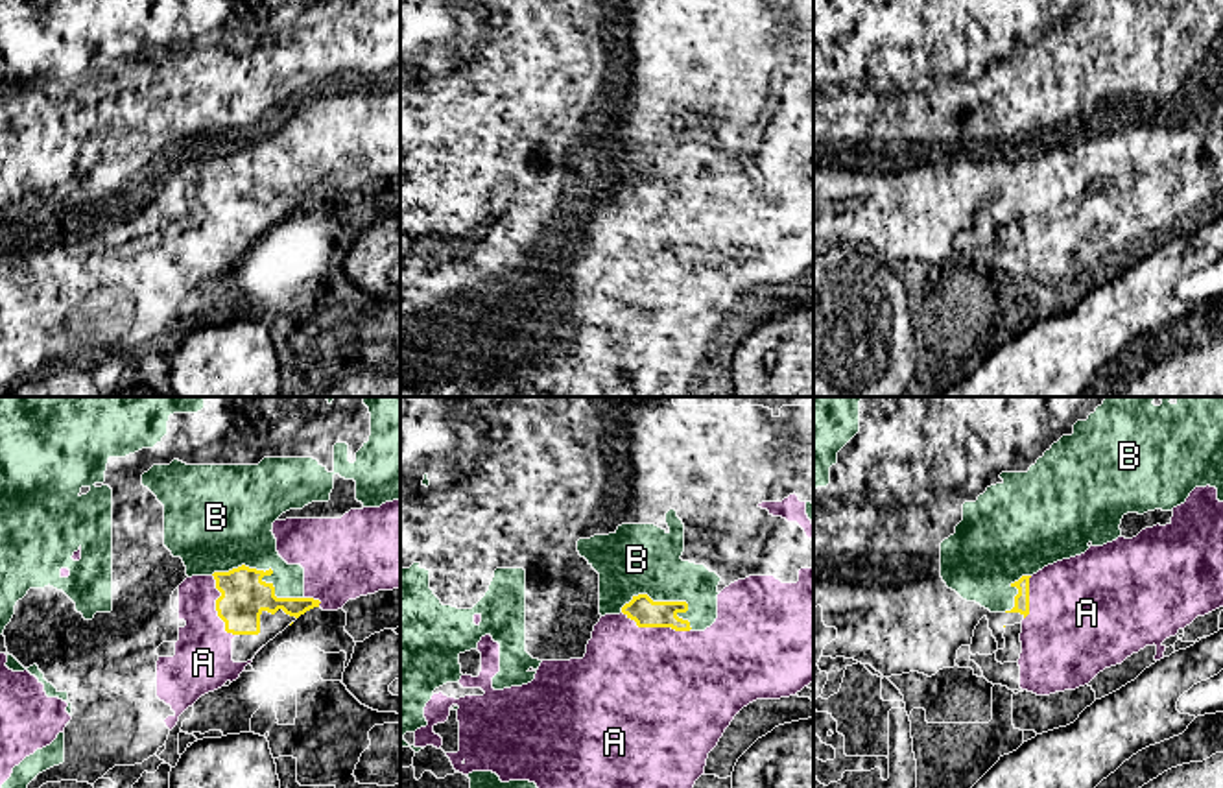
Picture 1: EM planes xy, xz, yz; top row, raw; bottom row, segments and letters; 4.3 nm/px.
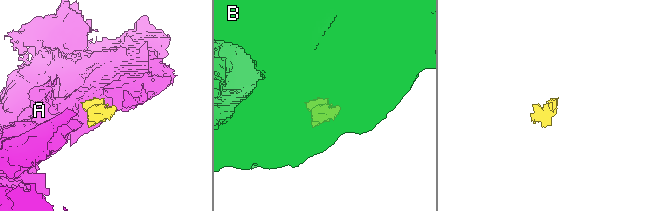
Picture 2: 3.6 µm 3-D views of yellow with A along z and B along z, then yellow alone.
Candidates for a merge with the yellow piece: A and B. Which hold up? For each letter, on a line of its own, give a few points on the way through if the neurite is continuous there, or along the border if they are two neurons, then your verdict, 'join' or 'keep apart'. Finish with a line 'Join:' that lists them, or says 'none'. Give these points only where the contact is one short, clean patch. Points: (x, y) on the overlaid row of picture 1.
A: join
B: keep apart
Join: A

